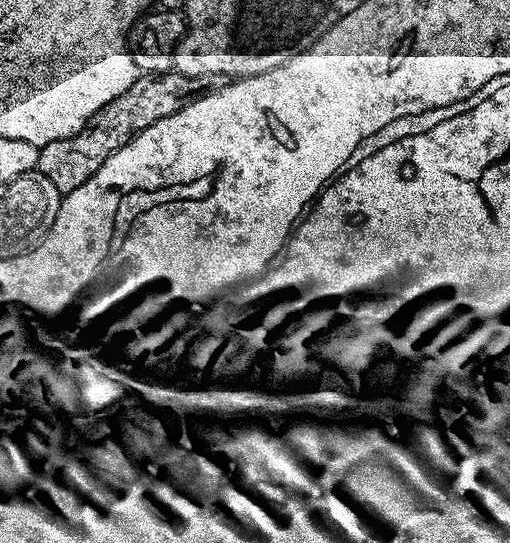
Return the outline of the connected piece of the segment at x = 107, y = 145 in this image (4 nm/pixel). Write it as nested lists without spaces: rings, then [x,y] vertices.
[[[175,70],[169,72],[168,106],[164,108],[164,104],[160,100],[154,101],[153,104],[148,104],[147,98],[140,93],[140,90],[122,94],[118,98],[114,98],[114,102],[107,104],[103,111],[103,115],[105,117],[108,116],[109,122],[112,123],[108,128],[109,134],[112,135],[109,140],[104,132],[100,132],[95,136],[92,130],[88,130],[78,136],[71,136],[65,140],[55,140],[45,144],[40,148],[36,171],[42,173],[46,178],[50,178],[50,182],[54,182],[54,186],[62,194],[78,190],[78,186],[82,186],[82,182],[86,182],[94,175],[97,166],[111,152],[116,151],[125,140],[132,139],[136,133],[146,130],[146,126],[150,126],[158,118],[165,116],[166,108],[168,112],[177,112],[186,106],[190,106],[198,98],[205,96],[207,92],[213,91],[214,80],[211,76],[184,76]]]

